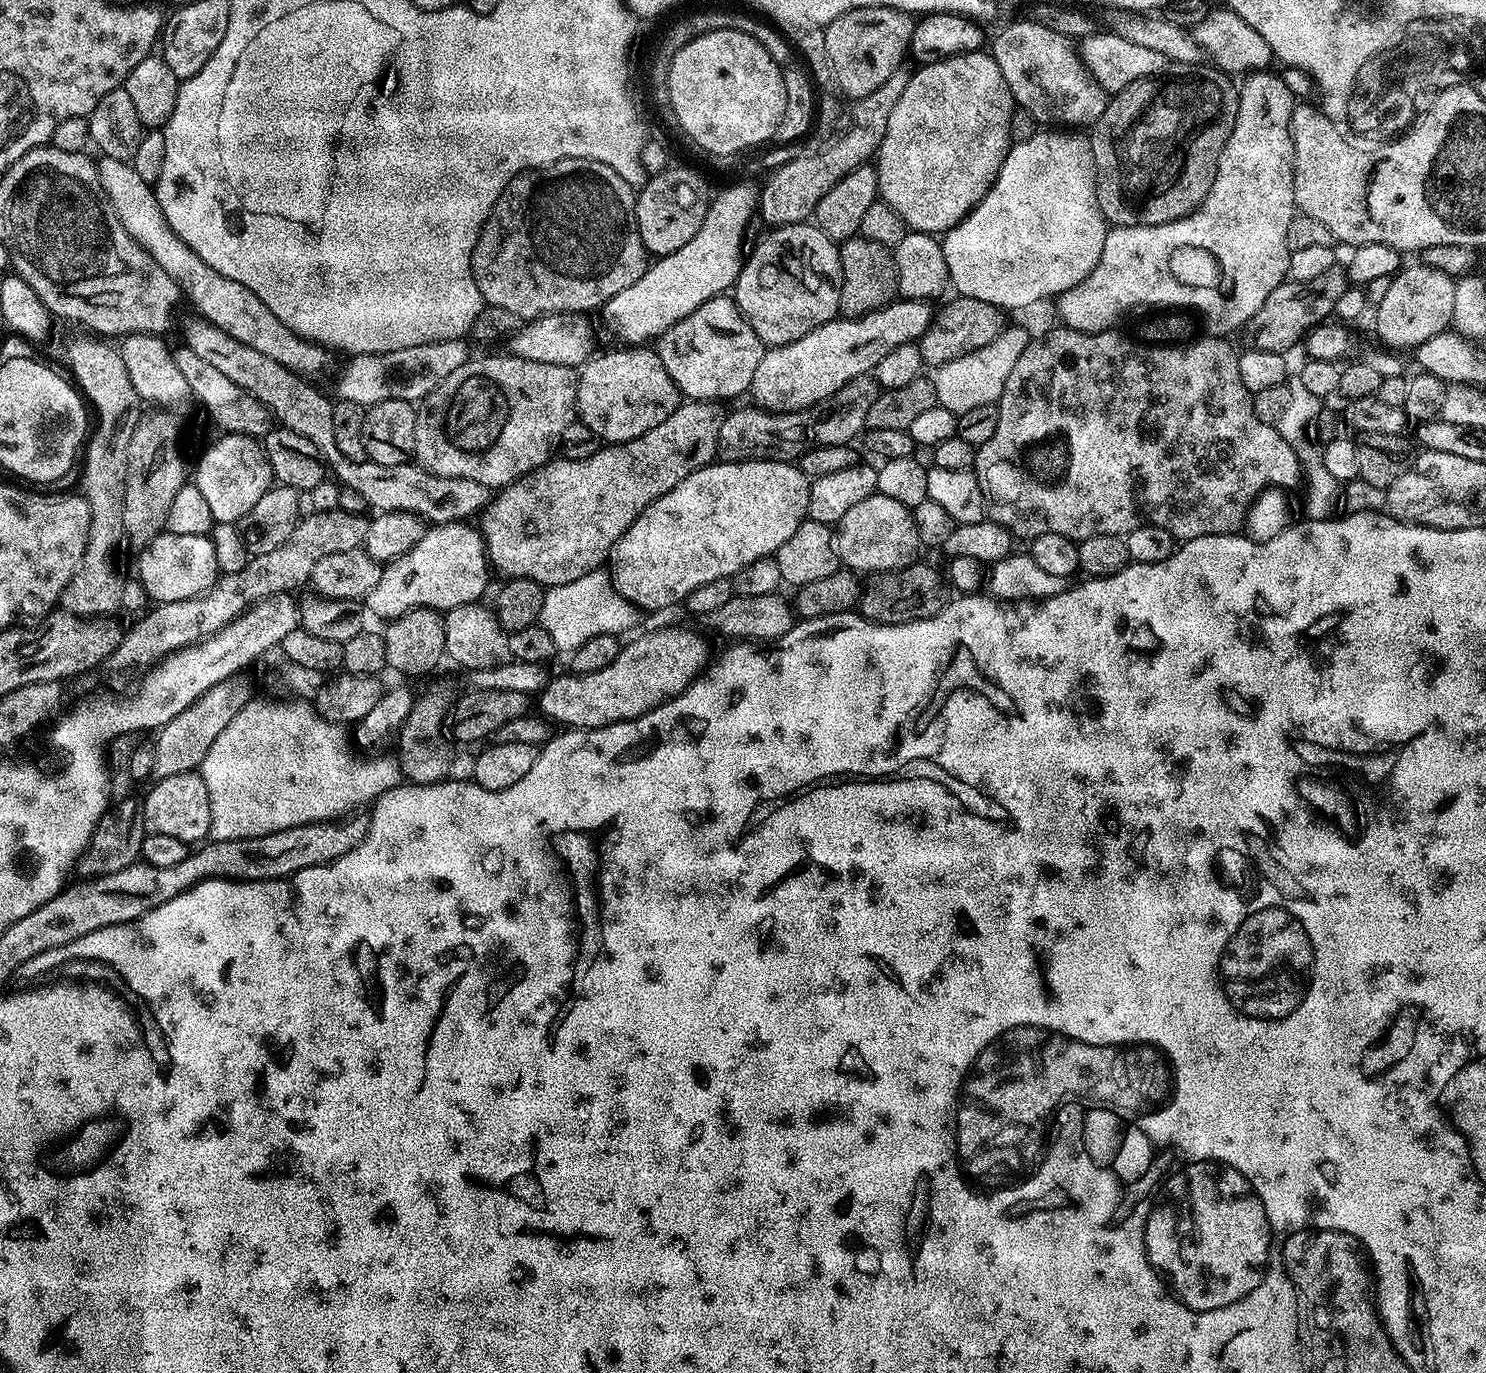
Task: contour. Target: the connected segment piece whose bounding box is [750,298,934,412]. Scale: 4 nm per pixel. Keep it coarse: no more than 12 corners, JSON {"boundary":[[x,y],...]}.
{"boundary":[[897,298],[764,353],[750,396],[800,412],[919,341],[933,305]]}

